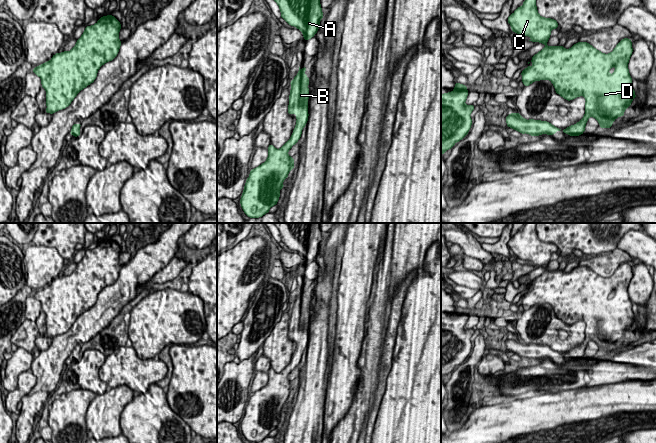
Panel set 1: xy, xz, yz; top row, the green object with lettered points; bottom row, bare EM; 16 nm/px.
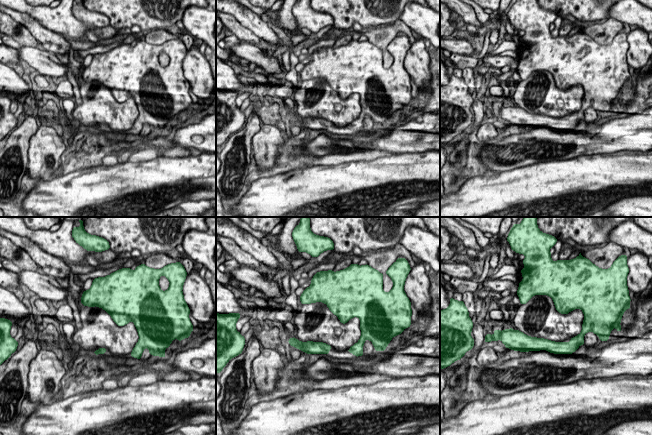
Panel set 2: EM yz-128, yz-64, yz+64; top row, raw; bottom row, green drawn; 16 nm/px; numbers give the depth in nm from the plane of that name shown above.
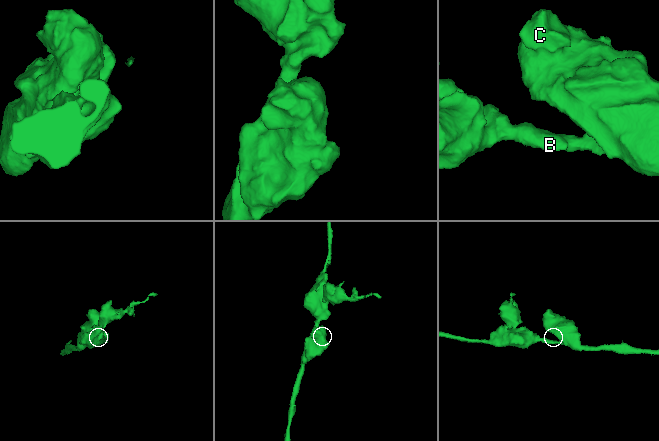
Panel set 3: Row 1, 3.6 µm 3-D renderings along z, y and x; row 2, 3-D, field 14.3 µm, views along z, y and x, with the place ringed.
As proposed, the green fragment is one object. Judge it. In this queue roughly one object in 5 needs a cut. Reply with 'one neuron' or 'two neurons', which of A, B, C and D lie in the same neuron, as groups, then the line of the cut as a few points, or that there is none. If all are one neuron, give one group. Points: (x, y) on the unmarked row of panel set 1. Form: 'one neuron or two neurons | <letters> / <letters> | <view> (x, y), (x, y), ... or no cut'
one neuron | A B C D | no cut

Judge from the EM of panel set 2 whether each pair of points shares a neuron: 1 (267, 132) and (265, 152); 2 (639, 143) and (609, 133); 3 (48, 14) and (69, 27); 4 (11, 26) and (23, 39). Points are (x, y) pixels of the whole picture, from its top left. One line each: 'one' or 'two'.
1: one
2: one
3: one
4: one

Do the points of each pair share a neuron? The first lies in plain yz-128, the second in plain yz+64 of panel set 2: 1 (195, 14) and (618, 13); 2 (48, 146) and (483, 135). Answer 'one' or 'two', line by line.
1: one
2: one

